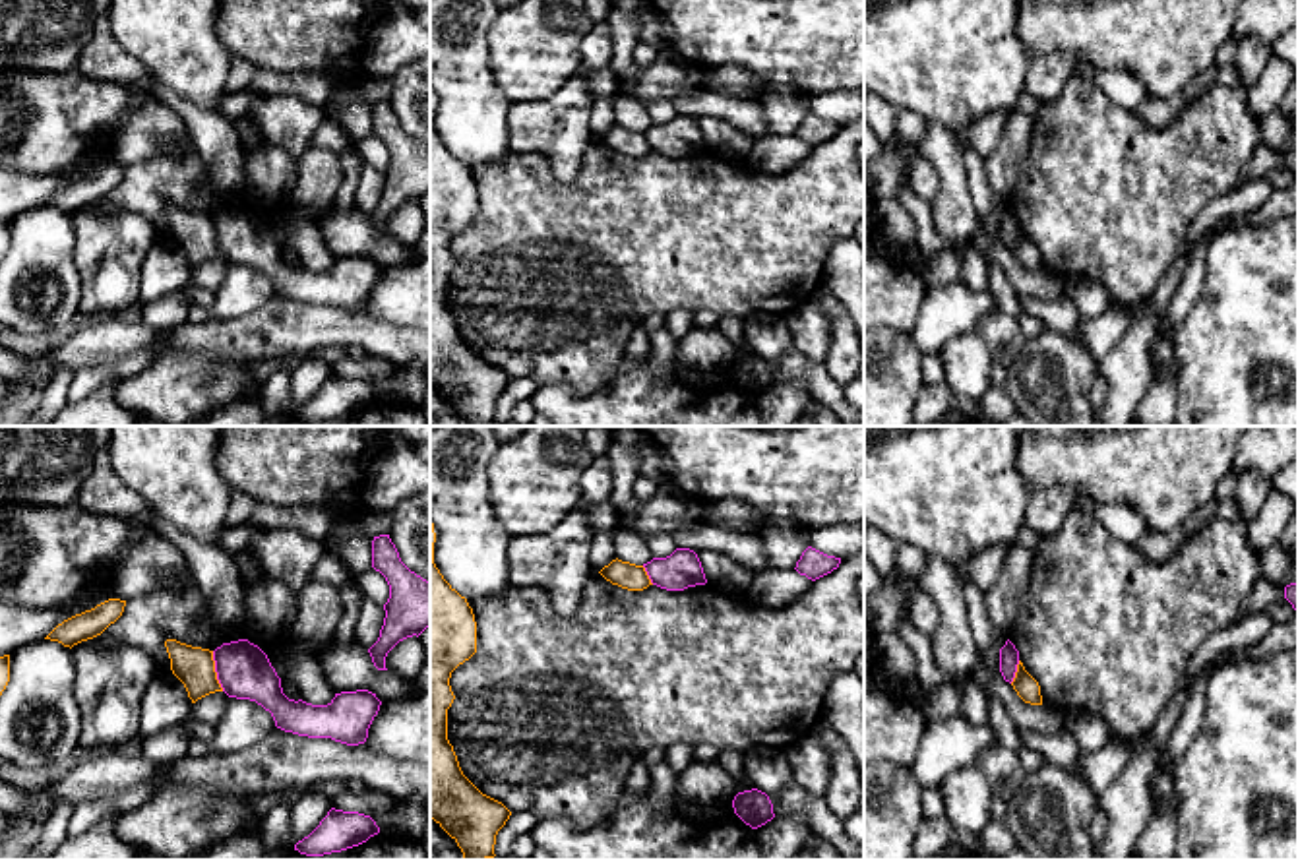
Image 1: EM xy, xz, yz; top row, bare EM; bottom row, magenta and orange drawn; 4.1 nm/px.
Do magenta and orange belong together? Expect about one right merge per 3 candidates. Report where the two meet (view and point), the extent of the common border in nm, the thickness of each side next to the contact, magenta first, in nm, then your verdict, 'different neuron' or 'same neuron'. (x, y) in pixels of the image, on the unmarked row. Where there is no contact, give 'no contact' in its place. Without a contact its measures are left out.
meets magenta in xy at (216, 237); contact 180 nm long; 220 nm thick on the magenta side, 170 nm on the other; different neuron

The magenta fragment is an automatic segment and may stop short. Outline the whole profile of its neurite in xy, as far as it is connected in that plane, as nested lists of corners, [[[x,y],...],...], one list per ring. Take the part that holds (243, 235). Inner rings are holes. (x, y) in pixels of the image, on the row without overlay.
[[[248,205],[223,209],[213,217],[213,227],[229,263],[256,267],[271,279],[277,294],[298,302],[364,310],[382,271],[368,256],[335,260],[327,271],[289,265],[267,221]]]

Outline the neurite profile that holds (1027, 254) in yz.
[[[1019,227],[1015,244],[1011,248],[1017,261],[1031,271],[1042,271],[1040,252],[1038,248],[1025,236],[1023,229]]]

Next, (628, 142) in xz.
[[[618,124],[604,132],[599,139],[612,151],[628,157],[643,157],[653,151],[643,132],[622,128]]]

